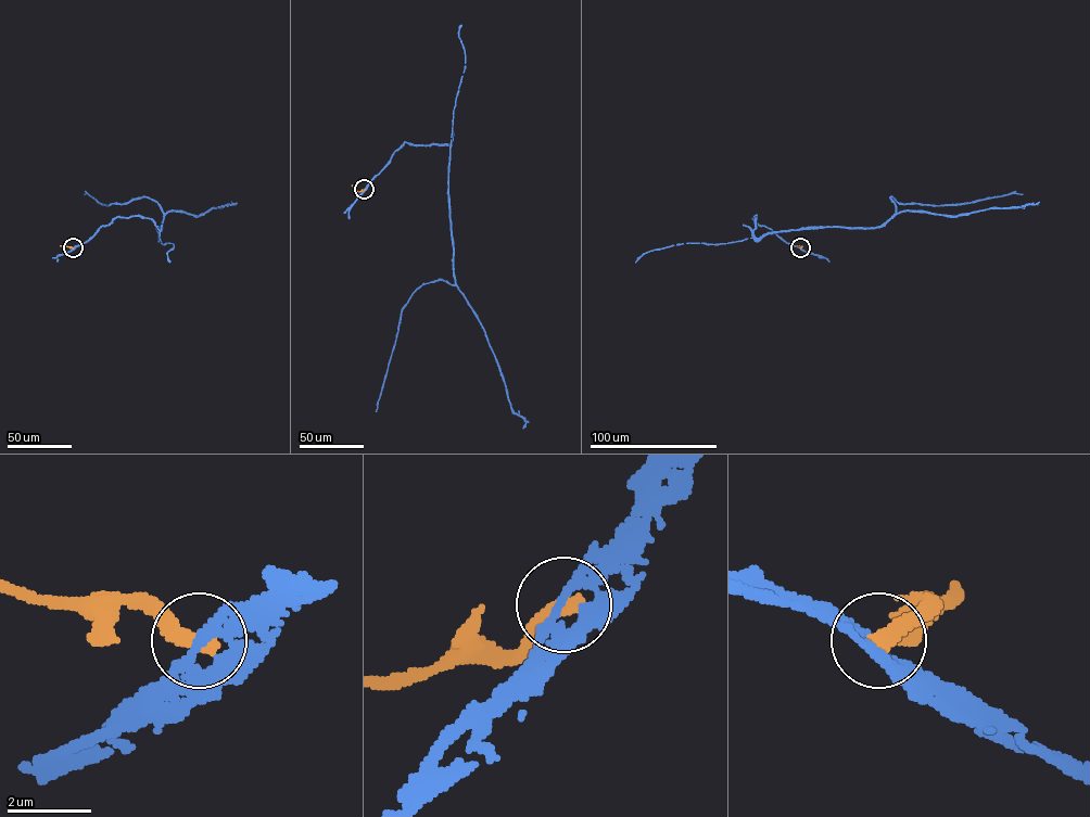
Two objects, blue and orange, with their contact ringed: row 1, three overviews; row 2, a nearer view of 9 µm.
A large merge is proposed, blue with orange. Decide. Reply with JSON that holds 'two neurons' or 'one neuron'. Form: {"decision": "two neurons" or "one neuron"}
{"decision": "two neurons"}

